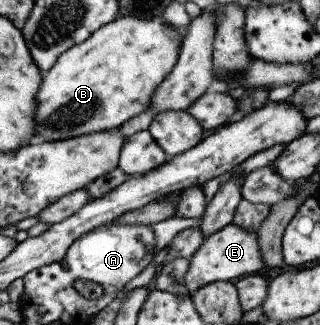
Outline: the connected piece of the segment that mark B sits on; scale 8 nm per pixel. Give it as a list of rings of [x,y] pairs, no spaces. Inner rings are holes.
[[[122,16],[100,26],[83,42],[62,52],[53,66],[42,76],[35,97],[35,132],[27,144],[58,141],[111,131],[129,118],[147,110],[150,100],[161,81],[171,72],[179,54],[180,34],[160,16],[150,19]]]

